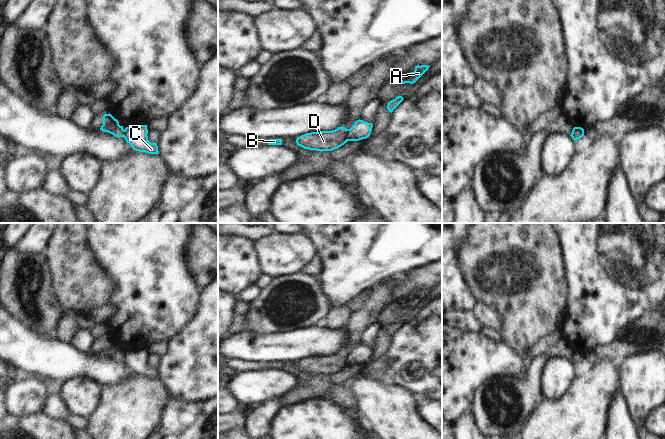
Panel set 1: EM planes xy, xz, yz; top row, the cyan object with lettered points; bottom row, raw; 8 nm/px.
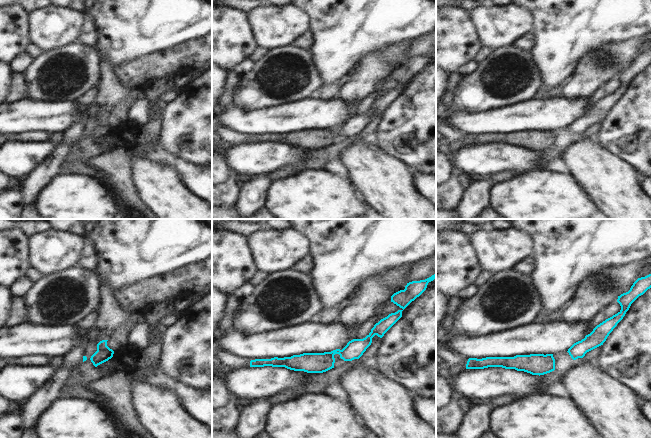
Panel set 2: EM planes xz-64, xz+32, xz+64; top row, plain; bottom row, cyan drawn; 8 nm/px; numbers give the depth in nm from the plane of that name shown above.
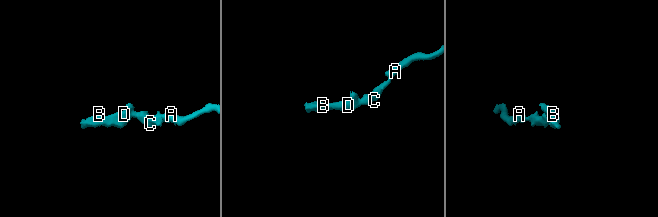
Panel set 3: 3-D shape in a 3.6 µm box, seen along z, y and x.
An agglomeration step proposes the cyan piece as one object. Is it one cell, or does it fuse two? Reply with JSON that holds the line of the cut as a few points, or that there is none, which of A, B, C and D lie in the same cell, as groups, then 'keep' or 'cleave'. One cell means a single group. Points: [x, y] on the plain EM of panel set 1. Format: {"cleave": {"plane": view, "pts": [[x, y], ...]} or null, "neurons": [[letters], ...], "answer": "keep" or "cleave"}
{"cleave": {"plane": "xz", "pts": [[348, 353], [345, 359], [346, 364]]}, "neurons": [["A", "C"], ["B", "D"]], "answer": "cleave"}

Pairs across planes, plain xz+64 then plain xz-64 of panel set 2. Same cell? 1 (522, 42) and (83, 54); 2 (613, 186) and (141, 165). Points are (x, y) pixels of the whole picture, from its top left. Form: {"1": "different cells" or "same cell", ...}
{"1": "different cells", "2": "same cell"}

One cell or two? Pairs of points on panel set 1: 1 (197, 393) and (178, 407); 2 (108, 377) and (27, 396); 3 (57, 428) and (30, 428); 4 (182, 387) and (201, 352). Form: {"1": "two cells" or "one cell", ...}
{"1": "two cells", "2": "two cells", "3": "one cell", "4": "one cell"}

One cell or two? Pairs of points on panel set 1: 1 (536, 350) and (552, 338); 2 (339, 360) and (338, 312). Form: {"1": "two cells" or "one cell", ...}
{"1": "one cell", "2": "two cells"}

